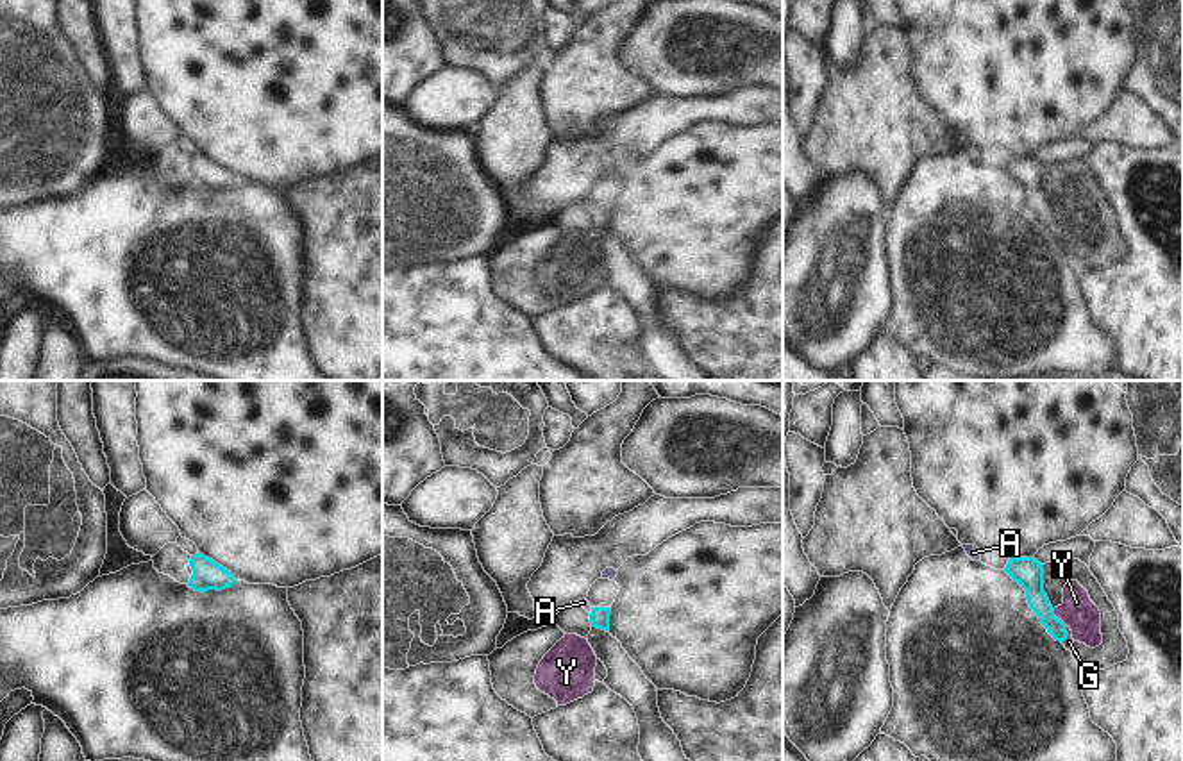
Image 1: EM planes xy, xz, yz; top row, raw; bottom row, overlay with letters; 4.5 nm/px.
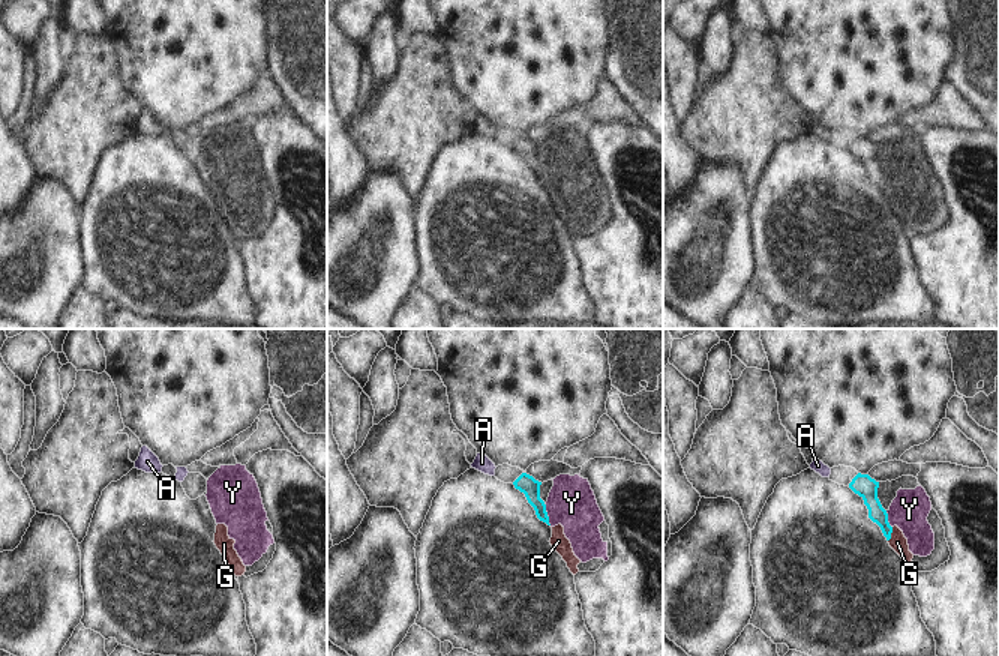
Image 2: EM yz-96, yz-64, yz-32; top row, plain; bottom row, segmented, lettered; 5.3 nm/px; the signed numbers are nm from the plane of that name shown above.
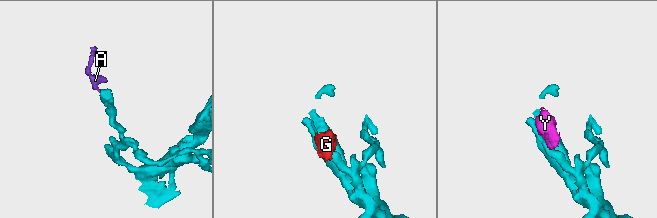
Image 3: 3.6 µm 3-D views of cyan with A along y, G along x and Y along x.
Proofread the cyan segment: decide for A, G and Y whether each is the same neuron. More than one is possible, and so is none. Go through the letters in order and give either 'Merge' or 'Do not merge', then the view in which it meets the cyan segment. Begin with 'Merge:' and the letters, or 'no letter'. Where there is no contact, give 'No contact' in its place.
Merge: A
A: Merge. Touches cyan in xz
G: Do not merge. Touches cyan in yz
Y: Do not merge. Touches cyan in yz

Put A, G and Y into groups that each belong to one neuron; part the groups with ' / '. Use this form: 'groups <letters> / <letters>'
groups A / G Y

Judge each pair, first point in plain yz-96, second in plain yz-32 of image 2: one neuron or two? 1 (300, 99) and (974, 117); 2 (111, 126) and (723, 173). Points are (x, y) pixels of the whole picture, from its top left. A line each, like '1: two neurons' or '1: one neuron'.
1: two neurons
2: two neurons

